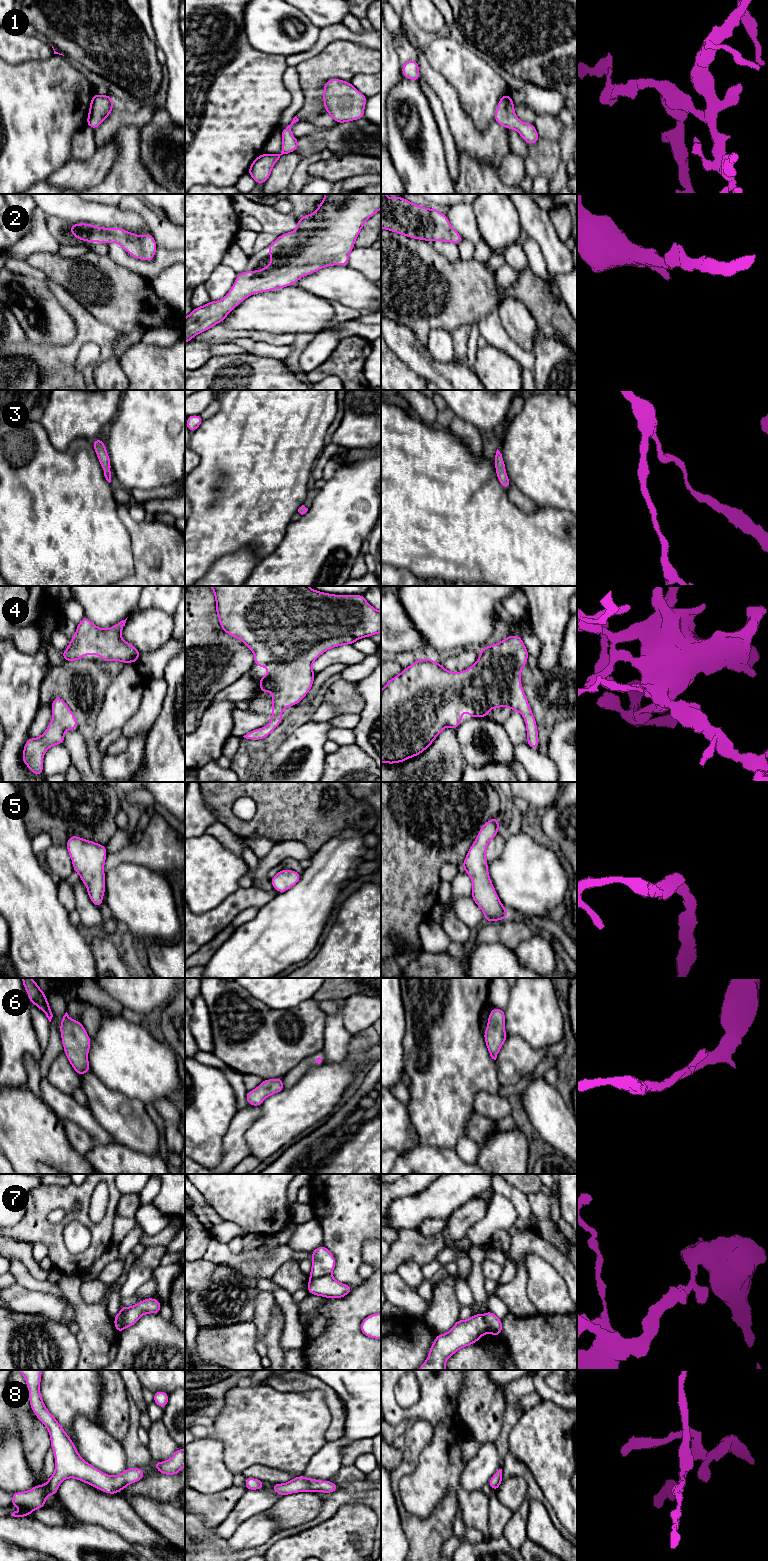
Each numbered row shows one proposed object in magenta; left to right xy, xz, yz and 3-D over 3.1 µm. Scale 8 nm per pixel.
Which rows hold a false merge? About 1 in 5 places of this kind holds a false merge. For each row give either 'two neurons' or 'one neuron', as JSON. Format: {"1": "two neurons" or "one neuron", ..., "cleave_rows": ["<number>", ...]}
{"1": "one neuron", "2": "one neuron", "3": "one neuron", "4": "one neuron", "5": "one neuron", "6": "one neuron", "7": "two neurons", "8": "one neuron", "cleave_rows": ["7"]}

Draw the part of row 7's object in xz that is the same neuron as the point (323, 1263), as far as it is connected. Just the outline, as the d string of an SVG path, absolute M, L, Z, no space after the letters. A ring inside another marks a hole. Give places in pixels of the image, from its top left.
M324 1246L317 1247L311 1252L313 1259L310 1278L321 1278L330 1275L336 1265L333 1254Z

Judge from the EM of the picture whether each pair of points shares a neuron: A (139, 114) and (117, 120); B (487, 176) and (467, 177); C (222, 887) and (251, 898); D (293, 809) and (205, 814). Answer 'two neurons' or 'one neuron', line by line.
A: one neuron
B: one neuron
C: two neurons
D: two neurons

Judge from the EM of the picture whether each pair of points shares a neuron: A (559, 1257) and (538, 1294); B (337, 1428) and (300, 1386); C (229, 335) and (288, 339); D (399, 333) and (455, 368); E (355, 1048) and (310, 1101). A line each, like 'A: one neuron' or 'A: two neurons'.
A: two neurons
B: one neuron
C: one neuron
D: one neuron
E: one neuron

